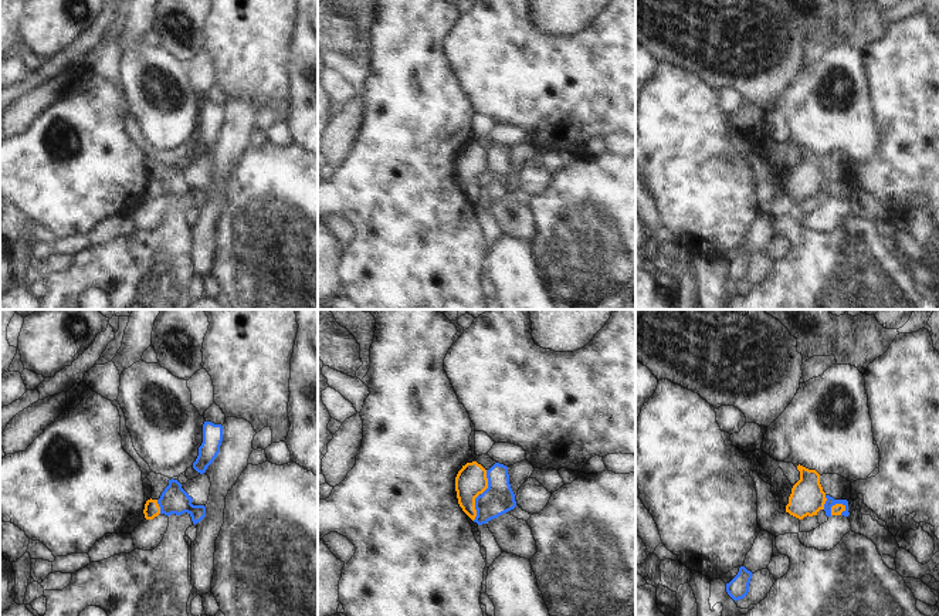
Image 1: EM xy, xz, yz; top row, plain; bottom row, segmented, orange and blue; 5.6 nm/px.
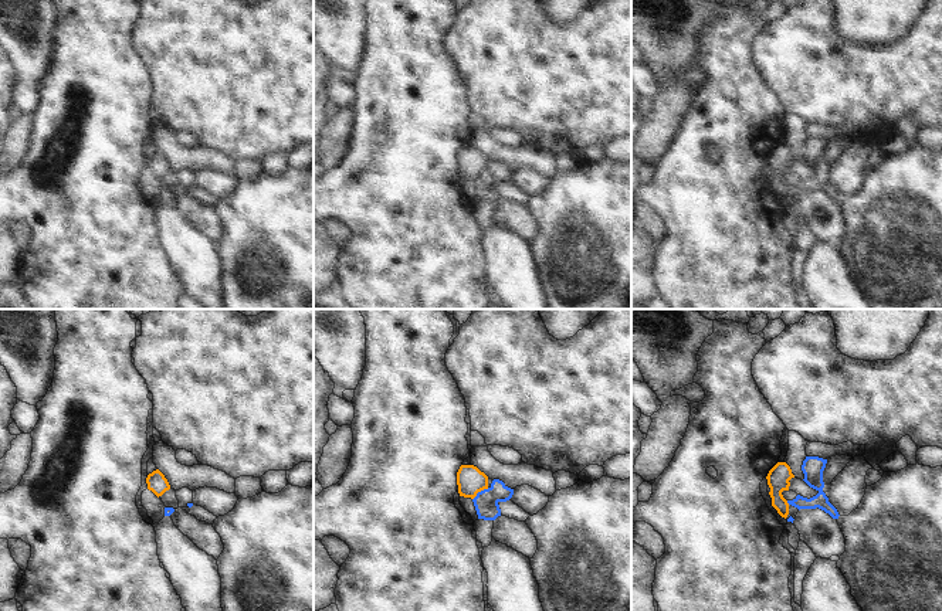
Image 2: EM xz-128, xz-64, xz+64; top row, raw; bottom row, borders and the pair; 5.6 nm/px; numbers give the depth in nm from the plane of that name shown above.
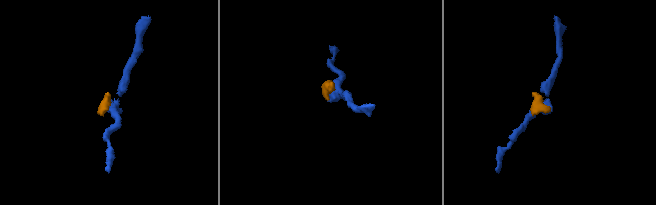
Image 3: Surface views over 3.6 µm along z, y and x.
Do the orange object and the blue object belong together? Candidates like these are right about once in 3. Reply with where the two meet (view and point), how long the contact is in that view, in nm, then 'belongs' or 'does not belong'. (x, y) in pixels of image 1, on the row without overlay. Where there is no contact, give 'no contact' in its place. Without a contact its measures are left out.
yz (834, 188) | 110 nm | does not belong

